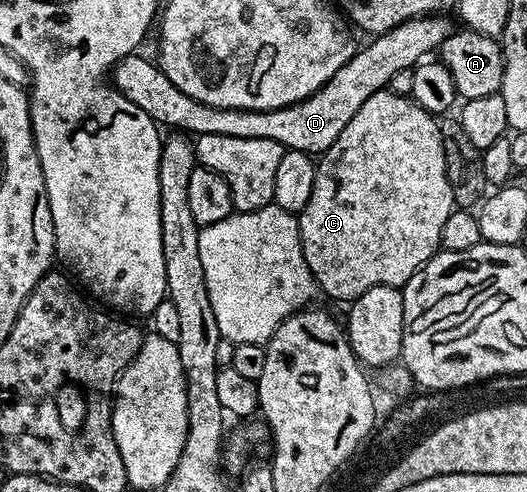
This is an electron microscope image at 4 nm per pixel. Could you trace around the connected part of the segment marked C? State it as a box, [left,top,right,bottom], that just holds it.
[298,89,456,301]

